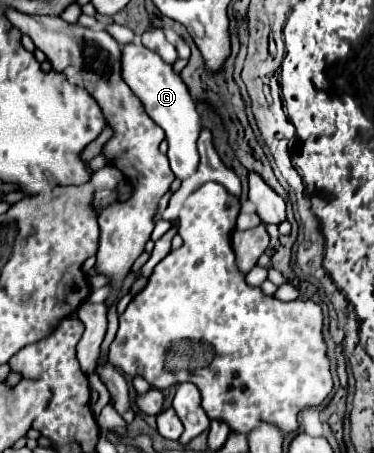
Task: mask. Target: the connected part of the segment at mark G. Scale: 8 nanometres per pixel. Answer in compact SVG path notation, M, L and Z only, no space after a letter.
M130 43L122 47L122 77L124 81L134 89L134 93L140 97L148 117L160 125L166 133L168 141L168 159L170 167L176 175L176 179L184 179L190 173L194 173L200 155L196 149L196 141L200 135L200 115L196 111L196 103L182 81L182 77L174 71L172 63L166 63L158 53L152 53L150 49L142 47L140 43Z

